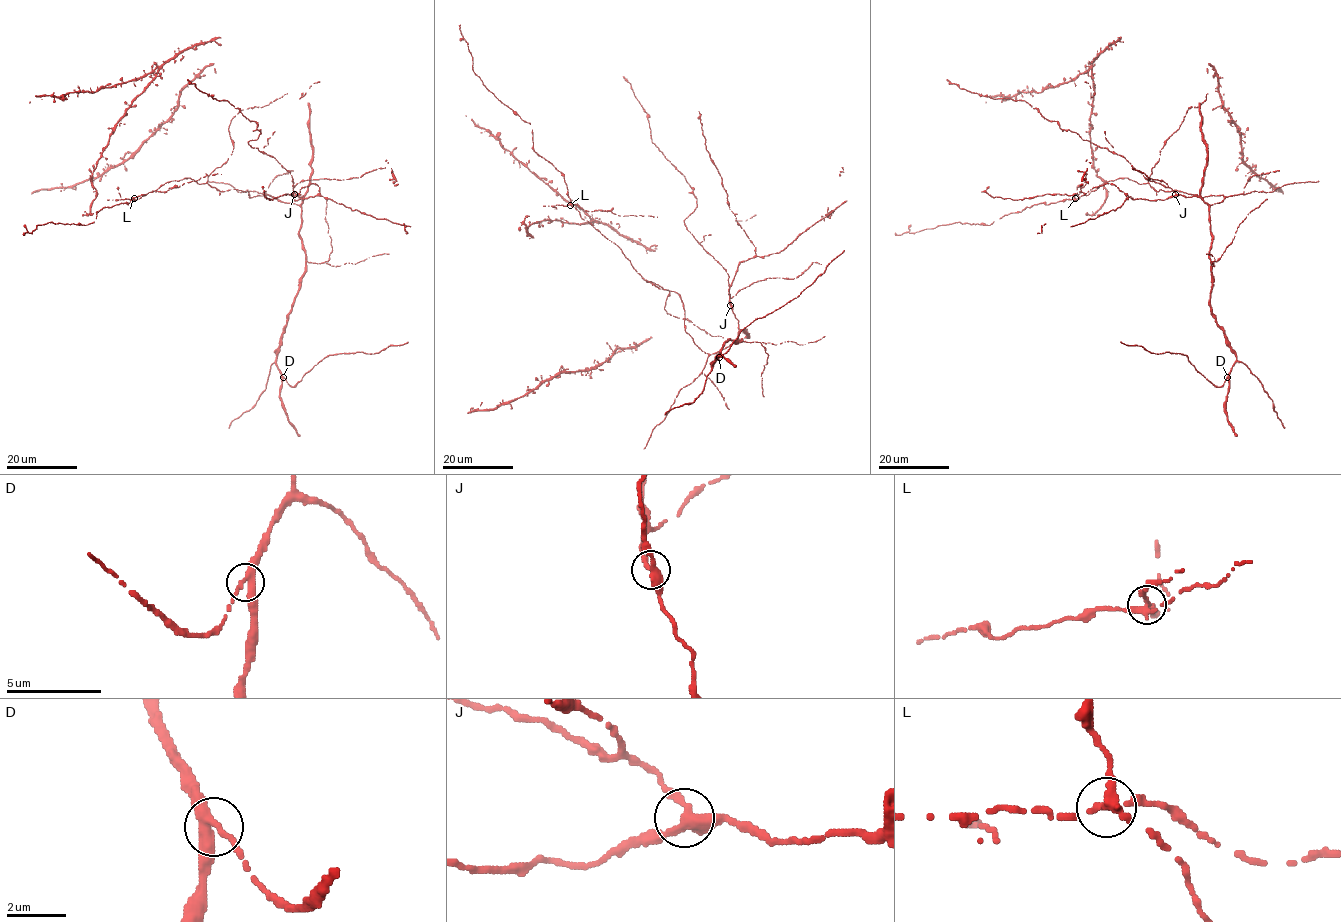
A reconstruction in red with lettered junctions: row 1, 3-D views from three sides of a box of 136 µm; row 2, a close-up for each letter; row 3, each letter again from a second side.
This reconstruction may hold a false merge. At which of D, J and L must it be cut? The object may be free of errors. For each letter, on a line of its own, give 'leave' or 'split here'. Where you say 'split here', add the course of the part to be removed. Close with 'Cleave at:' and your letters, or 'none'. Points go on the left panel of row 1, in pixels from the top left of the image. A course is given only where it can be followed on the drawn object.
D: leave
J: leave
L: split here; foreign part runs (134, 199), (152, 191), (167, 191), (207, 175), (221, 174)
Cleave at: L

